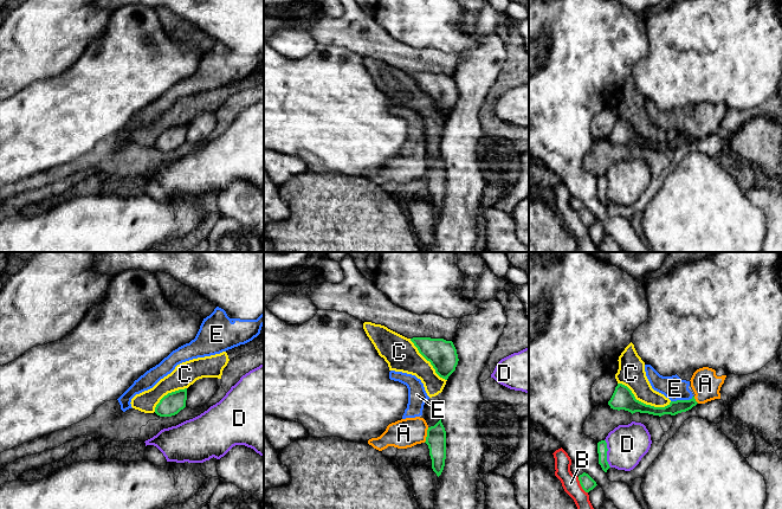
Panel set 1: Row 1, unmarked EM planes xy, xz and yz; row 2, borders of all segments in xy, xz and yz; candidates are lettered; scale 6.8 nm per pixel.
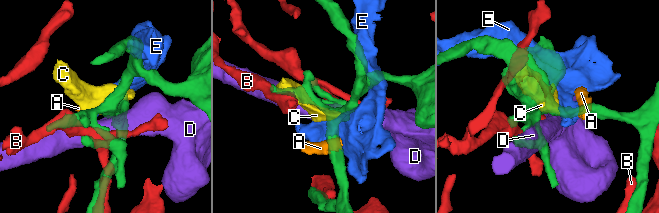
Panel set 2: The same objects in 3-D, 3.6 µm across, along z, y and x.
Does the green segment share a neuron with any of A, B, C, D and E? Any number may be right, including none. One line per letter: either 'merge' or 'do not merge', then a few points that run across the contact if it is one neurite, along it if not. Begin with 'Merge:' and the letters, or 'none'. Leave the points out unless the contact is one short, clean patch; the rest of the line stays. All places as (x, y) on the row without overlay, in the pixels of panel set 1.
Merge: none
A: do not merge; line xz (428, 162), (424, 176)
B: do not merge
C: do not merge
D: do not merge
E: do not merge

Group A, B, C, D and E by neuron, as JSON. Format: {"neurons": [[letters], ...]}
{"neurons": [["A", "E"], ["B"], ["C"], ["D"]]}

